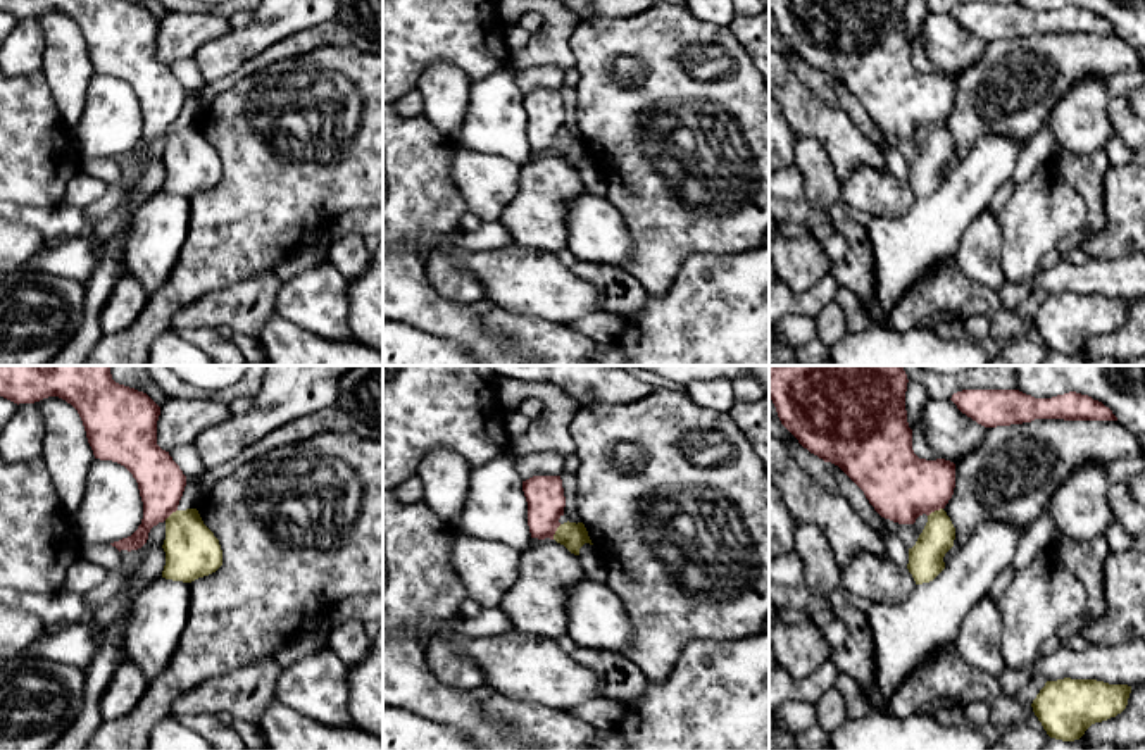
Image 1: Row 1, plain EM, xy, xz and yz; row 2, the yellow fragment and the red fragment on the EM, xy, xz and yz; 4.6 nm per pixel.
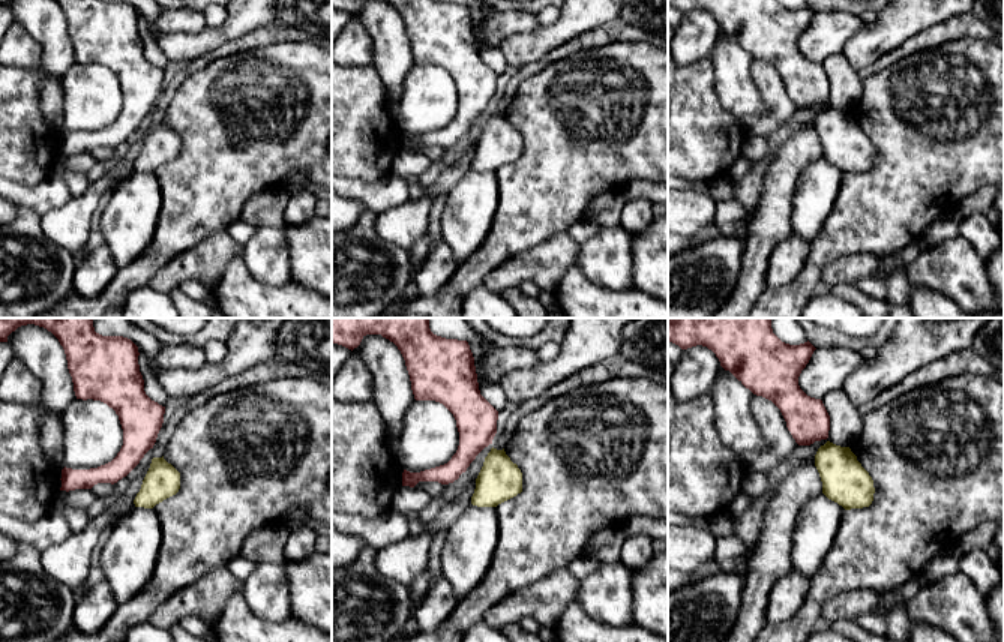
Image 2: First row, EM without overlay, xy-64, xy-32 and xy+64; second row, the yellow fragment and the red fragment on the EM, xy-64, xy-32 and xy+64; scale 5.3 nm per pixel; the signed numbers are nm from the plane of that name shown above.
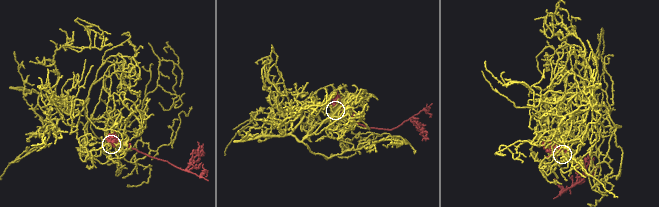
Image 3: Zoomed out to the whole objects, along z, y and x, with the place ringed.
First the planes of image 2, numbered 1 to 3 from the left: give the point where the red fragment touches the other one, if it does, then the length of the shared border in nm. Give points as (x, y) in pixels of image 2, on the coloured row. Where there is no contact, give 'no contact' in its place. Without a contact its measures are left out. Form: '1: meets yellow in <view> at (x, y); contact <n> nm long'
1: no contact
2: no contact
3: no contact

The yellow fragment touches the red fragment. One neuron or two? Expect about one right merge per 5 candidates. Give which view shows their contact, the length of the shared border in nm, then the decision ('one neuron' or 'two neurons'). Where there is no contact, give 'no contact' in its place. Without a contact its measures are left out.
xz | 80 nm | two neurons

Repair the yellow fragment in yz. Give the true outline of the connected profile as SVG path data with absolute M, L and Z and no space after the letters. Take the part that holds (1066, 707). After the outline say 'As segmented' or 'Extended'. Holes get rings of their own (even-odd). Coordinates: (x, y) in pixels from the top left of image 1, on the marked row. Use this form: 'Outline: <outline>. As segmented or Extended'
Outline: M1064 678L1047 681L1031 707L1050 738L1074 741L1092 724L1121 714L1129 693L1128 684Z. As segmented

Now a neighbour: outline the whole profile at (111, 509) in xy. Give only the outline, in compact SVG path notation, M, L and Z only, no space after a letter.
M95 459L83 502L71 517L83 545L110 545L131 536L143 519L136 479L124 466Z

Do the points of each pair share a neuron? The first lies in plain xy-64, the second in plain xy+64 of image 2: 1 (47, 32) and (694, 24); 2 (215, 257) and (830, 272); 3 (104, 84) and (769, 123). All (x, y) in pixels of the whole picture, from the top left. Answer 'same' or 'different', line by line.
1: different
2: same
3: same

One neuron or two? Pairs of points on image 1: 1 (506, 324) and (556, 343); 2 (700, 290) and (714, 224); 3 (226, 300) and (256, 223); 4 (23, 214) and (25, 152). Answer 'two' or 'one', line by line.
1: one
2: two
3: two
4: two

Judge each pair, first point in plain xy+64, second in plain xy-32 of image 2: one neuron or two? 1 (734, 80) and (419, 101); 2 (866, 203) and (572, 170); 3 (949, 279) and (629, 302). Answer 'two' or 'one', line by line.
1: two
2: one
3: two

